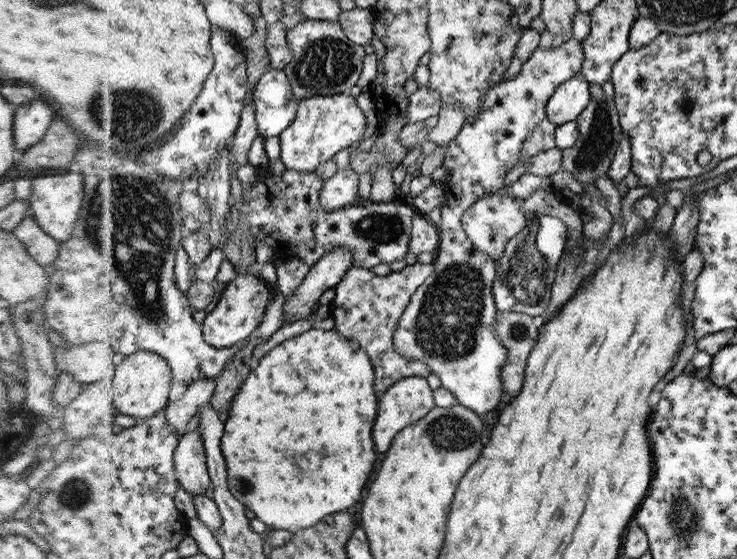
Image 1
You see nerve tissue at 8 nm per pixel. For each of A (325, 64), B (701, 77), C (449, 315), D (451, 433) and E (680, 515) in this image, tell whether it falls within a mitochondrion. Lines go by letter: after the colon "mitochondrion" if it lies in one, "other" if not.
A: mitochondrion
B: other
C: mitochondrion
D: mitochondrion
E: mitochondrion

